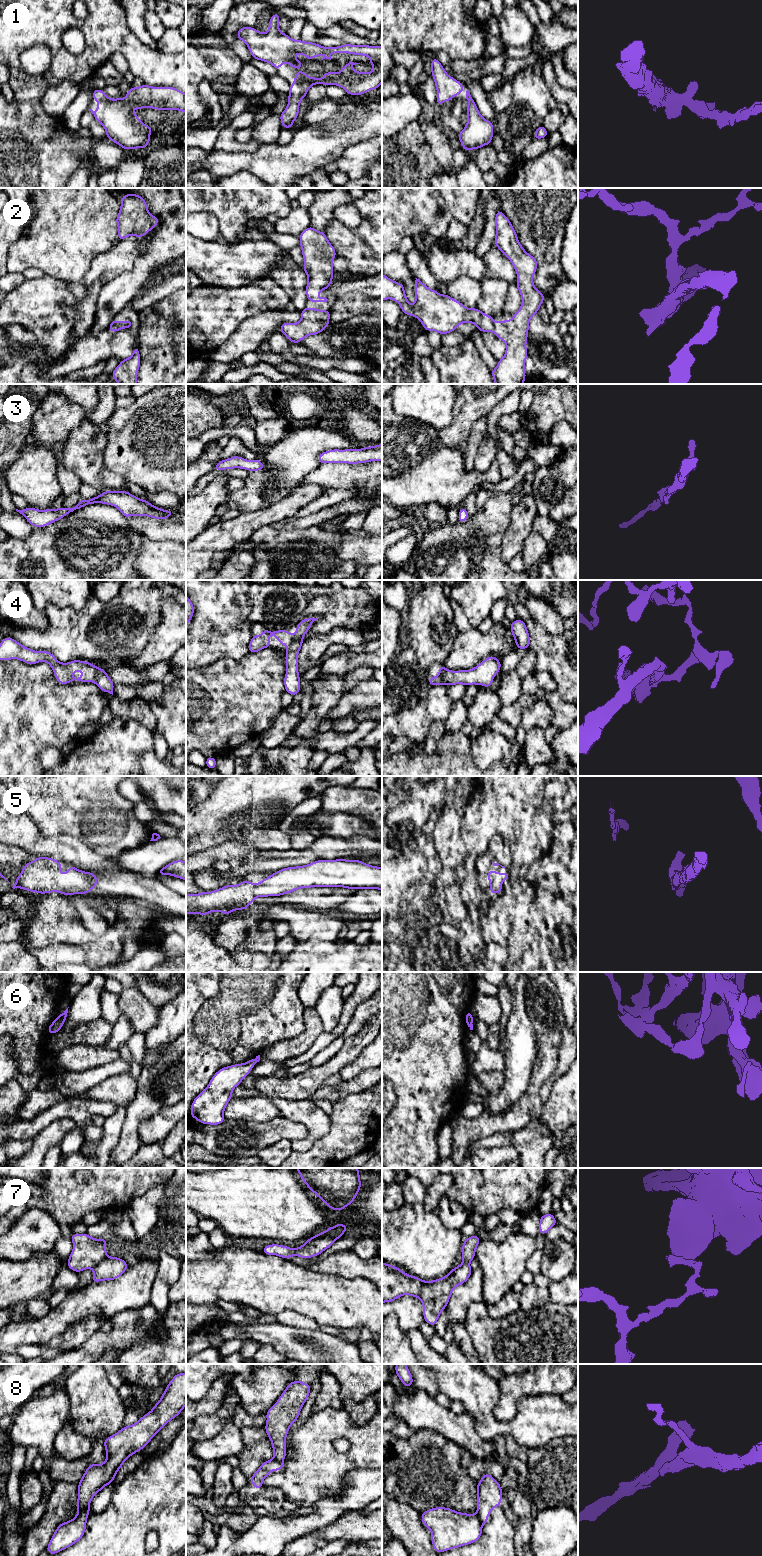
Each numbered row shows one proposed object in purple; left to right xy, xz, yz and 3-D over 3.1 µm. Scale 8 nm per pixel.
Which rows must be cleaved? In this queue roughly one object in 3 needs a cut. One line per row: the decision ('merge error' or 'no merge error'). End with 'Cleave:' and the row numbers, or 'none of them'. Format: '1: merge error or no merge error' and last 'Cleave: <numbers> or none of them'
1: no merge error
2: no merge error
3: no merge error
4: no merge error
5: no merge error
6: no merge error
7: merge error
8: merge error
Cleave: 7, 8

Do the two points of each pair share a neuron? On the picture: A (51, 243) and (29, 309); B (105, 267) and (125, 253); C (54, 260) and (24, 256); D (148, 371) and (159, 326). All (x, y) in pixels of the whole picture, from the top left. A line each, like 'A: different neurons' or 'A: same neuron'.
A: different neurons
B: same neuron
C: same neuron
D: same neuron

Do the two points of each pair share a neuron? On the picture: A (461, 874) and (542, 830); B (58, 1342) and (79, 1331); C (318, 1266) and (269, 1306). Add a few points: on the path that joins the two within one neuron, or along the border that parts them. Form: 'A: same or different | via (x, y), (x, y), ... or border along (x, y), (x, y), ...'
A: same | via (473, 851), (492, 830), (519, 830)
B: same | via (63, 1342), (74, 1336)
C: different | border along (304, 1266), (315, 1271), (336, 1275)

